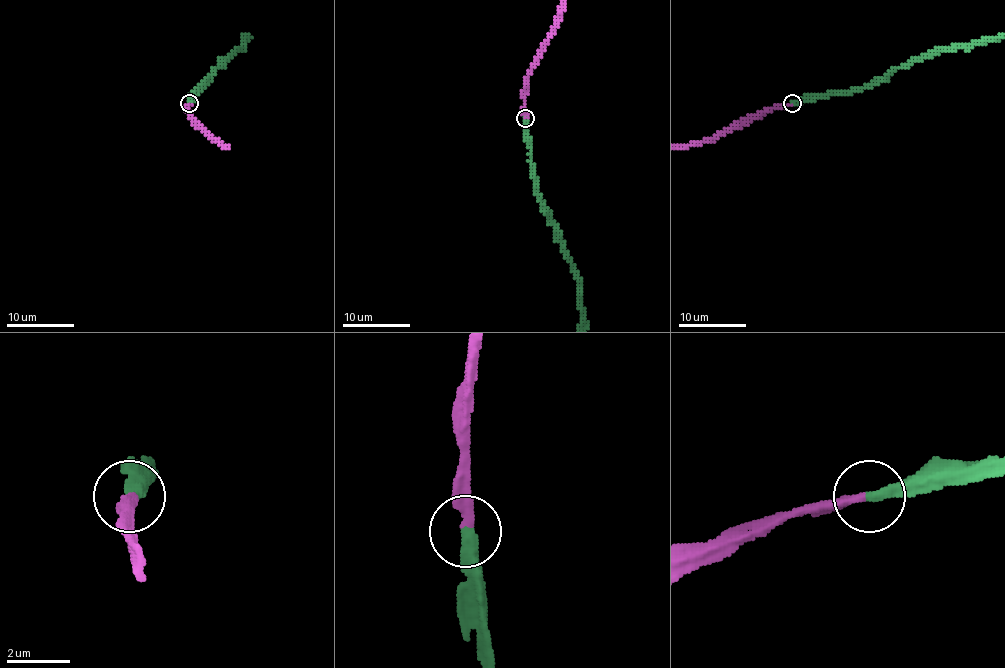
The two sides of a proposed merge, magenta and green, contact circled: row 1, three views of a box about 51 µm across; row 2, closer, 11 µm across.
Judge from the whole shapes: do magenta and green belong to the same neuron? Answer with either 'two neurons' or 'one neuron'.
one neuron

